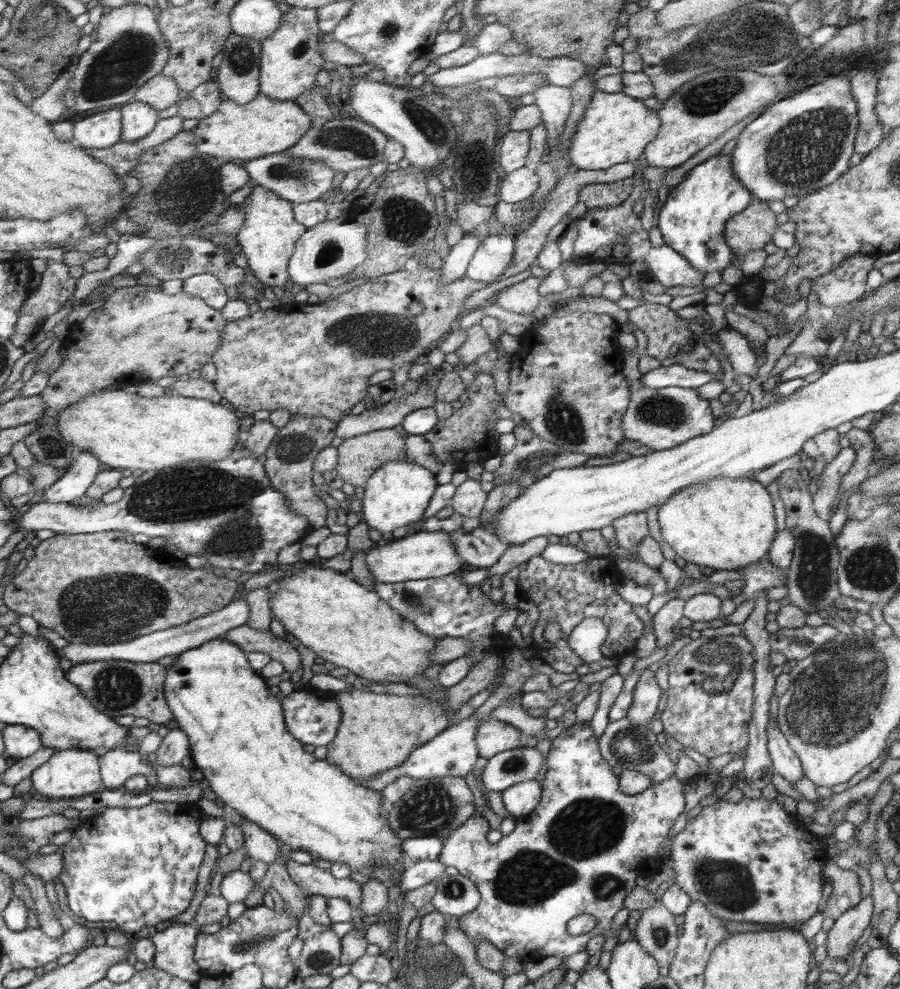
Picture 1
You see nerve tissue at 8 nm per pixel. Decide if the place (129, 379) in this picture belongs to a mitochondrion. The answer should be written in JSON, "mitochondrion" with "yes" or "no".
{"mitochondrion":"no"}

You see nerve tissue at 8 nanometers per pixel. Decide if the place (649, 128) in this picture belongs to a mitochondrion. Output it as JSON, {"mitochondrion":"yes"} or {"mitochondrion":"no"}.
{"mitochondrion":"no"}

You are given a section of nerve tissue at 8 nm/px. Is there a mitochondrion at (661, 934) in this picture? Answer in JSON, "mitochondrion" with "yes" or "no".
{"mitochondrion":"yes"}

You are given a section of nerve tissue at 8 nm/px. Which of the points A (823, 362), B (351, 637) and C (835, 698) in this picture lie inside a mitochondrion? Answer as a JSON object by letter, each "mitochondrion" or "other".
{"A":"other","B":"other","C":"mitochondrion"}

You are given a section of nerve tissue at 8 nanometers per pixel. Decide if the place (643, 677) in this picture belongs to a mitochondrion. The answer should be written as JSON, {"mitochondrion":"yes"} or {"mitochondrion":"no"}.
{"mitochondrion":"no"}

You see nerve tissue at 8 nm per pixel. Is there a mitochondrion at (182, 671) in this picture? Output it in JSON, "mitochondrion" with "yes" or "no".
{"mitochondrion":"no"}

